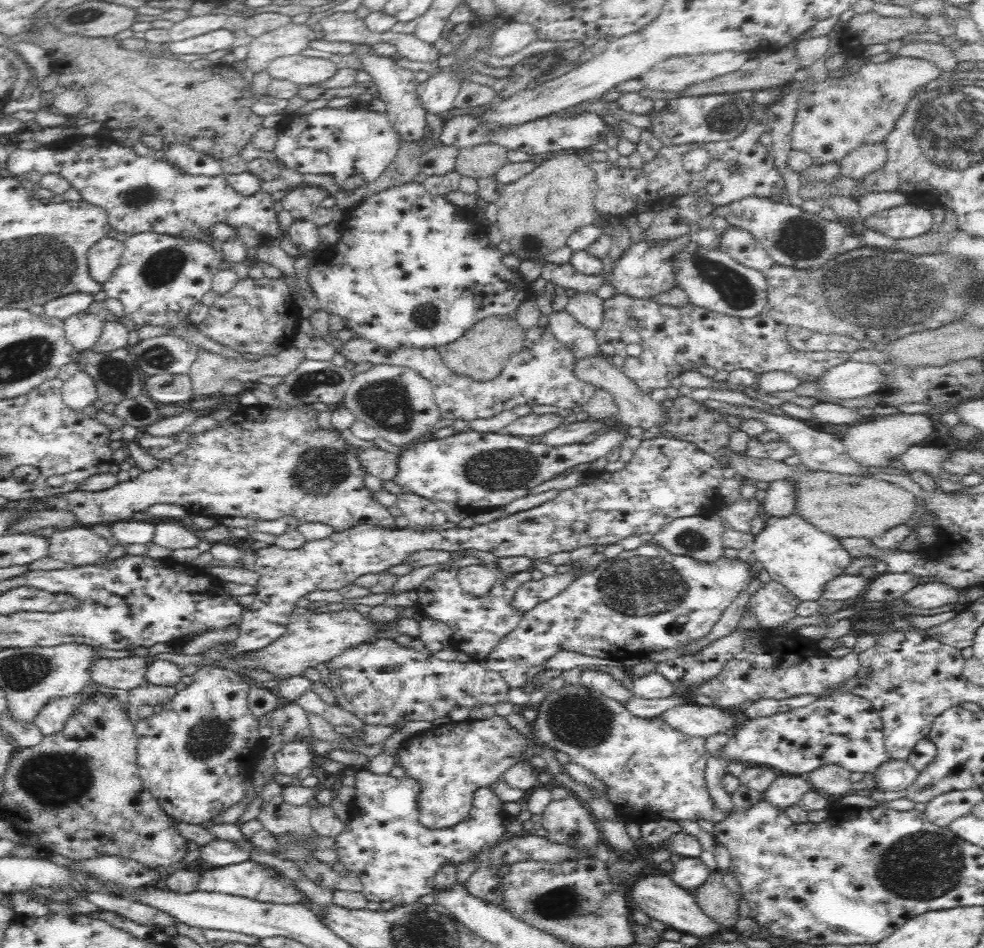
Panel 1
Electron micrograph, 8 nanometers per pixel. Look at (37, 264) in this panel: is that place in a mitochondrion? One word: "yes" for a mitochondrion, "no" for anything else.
yes

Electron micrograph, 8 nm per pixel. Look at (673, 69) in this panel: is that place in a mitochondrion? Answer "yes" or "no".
yes

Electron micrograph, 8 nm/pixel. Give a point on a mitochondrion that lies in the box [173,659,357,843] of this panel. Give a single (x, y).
(209, 738)

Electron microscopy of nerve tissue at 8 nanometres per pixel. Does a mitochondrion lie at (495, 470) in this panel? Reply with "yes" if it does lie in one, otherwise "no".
yes

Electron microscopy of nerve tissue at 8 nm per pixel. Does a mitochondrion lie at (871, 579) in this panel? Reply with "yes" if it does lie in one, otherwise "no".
no

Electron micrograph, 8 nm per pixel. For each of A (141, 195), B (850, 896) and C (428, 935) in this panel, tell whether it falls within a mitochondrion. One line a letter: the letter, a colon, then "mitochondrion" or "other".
A: mitochondrion
B: other
C: mitochondrion

